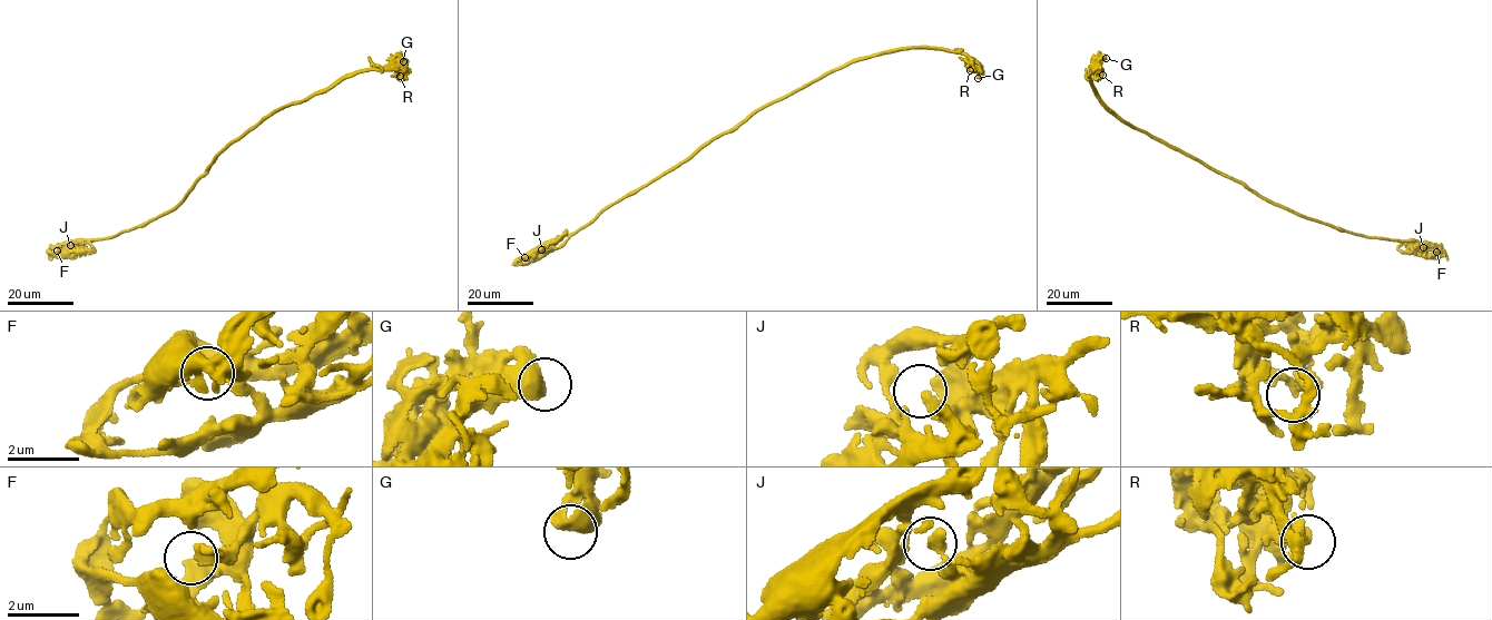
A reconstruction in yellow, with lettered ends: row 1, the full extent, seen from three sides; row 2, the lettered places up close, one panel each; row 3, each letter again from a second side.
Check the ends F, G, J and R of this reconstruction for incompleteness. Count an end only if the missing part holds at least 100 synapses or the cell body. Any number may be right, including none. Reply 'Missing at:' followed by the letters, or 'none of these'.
Missing at: none of these

